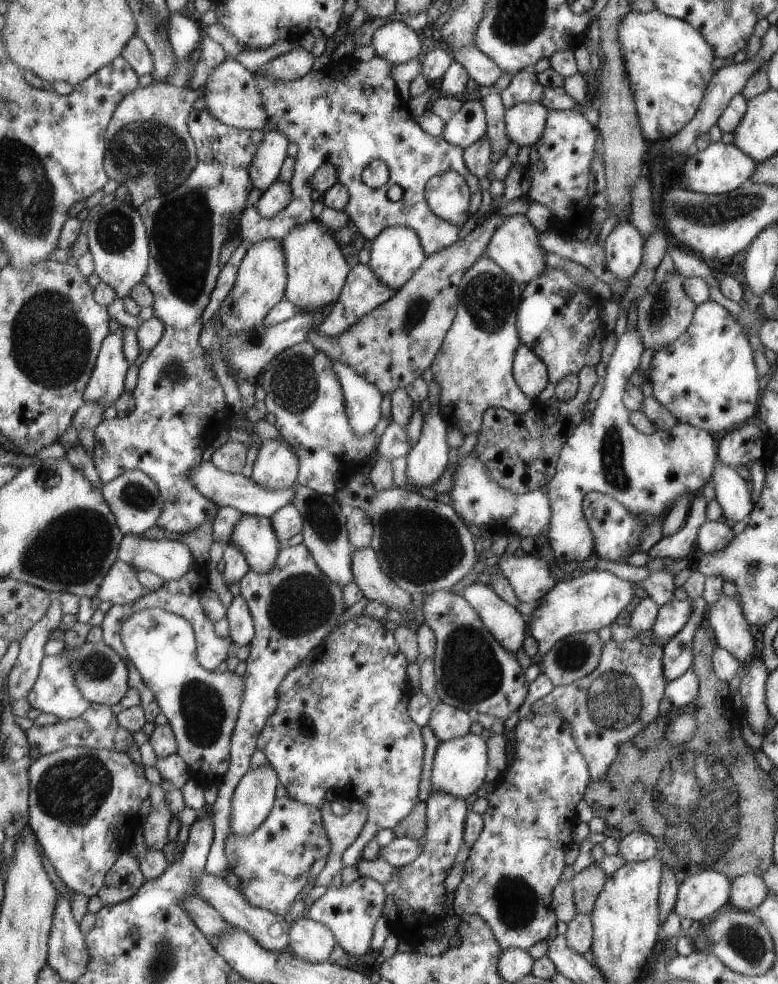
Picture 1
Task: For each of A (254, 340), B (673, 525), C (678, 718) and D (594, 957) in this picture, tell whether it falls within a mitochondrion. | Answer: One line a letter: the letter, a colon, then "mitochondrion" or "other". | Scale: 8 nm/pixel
A: mitochondrion
B: other
C: other
D: other

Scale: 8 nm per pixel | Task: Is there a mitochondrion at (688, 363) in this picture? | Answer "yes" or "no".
no

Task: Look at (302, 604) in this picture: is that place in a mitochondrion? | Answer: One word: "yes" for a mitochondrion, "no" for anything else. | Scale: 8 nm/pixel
yes

